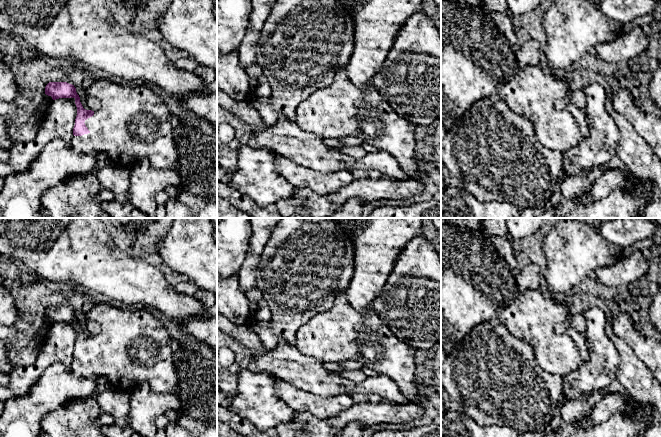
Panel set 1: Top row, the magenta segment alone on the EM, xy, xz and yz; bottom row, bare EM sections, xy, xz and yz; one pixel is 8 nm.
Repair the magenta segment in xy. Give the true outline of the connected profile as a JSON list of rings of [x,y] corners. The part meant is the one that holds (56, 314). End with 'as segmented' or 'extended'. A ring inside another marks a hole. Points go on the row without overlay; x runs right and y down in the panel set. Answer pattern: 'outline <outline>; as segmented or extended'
outline [[[104,301],[98,302],[84,315],[86,319],[100,325],[100,331],[97,334],[92,335],[83,332],[76,312],[72,308],[49,306],[45,311],[45,318],[51,320],[53,324],[71,321],[75,323],[77,340],[71,363],[71,371],[73,373],[80,377],[103,376],[110,381],[111,387],[126,393],[131,393],[140,383],[148,383],[153,393],[178,393],[179,376],[173,360],[175,341],[168,333],[163,321],[152,315],[147,308],[141,306],[117,308]]]; extended

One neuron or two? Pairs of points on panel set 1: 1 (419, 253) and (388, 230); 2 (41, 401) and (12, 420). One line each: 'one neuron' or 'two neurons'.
1: two neurons
2: one neuron

